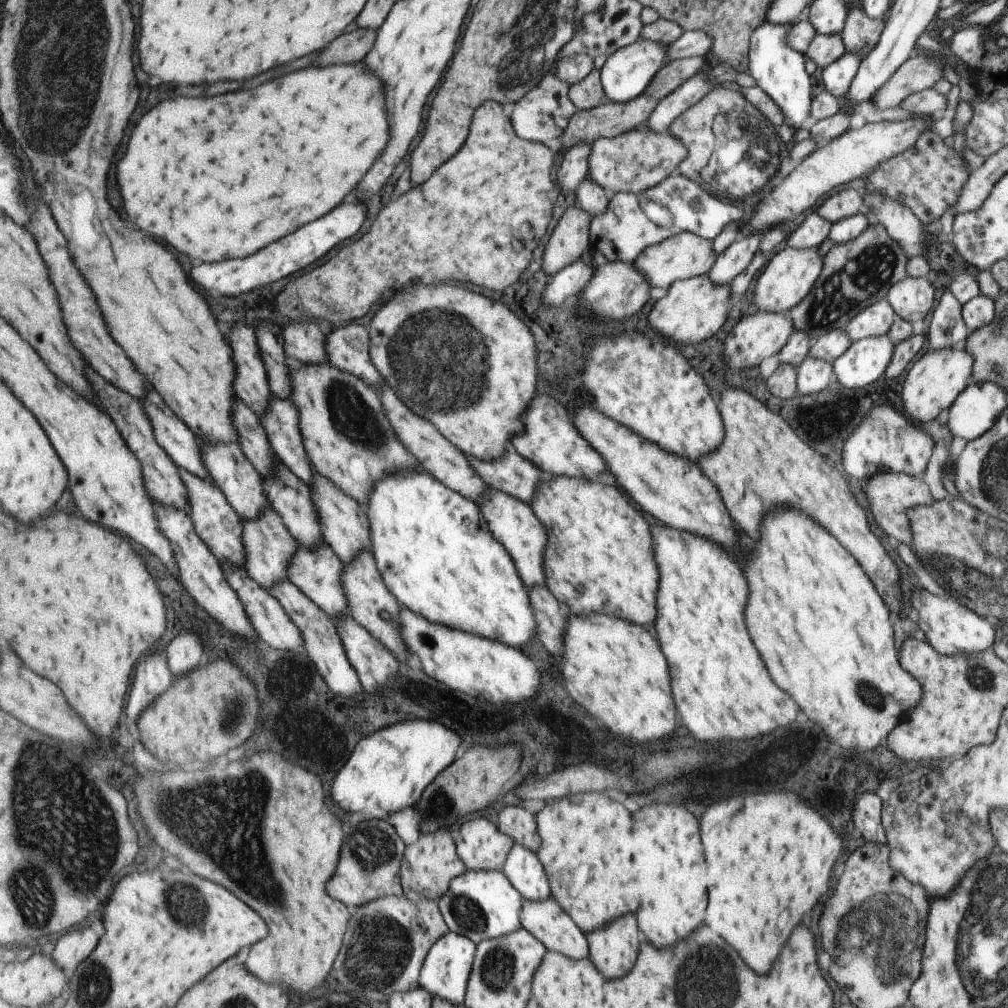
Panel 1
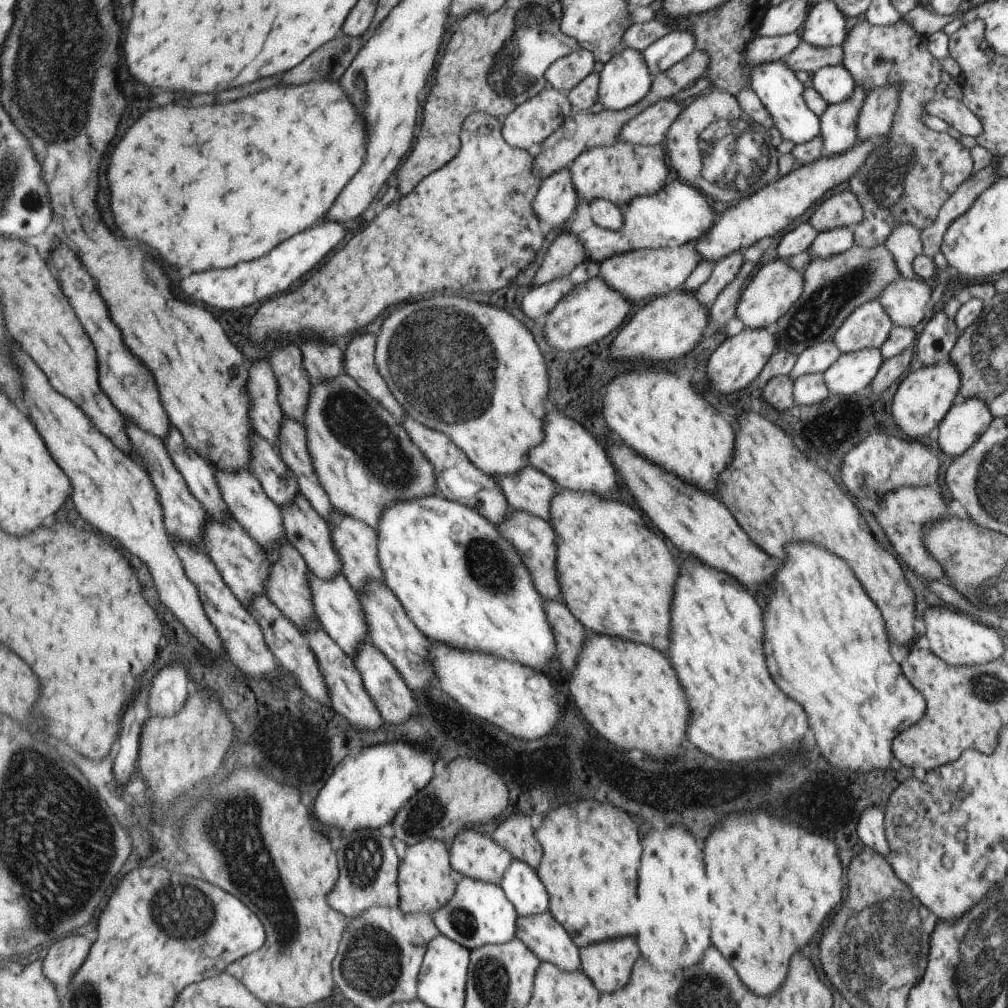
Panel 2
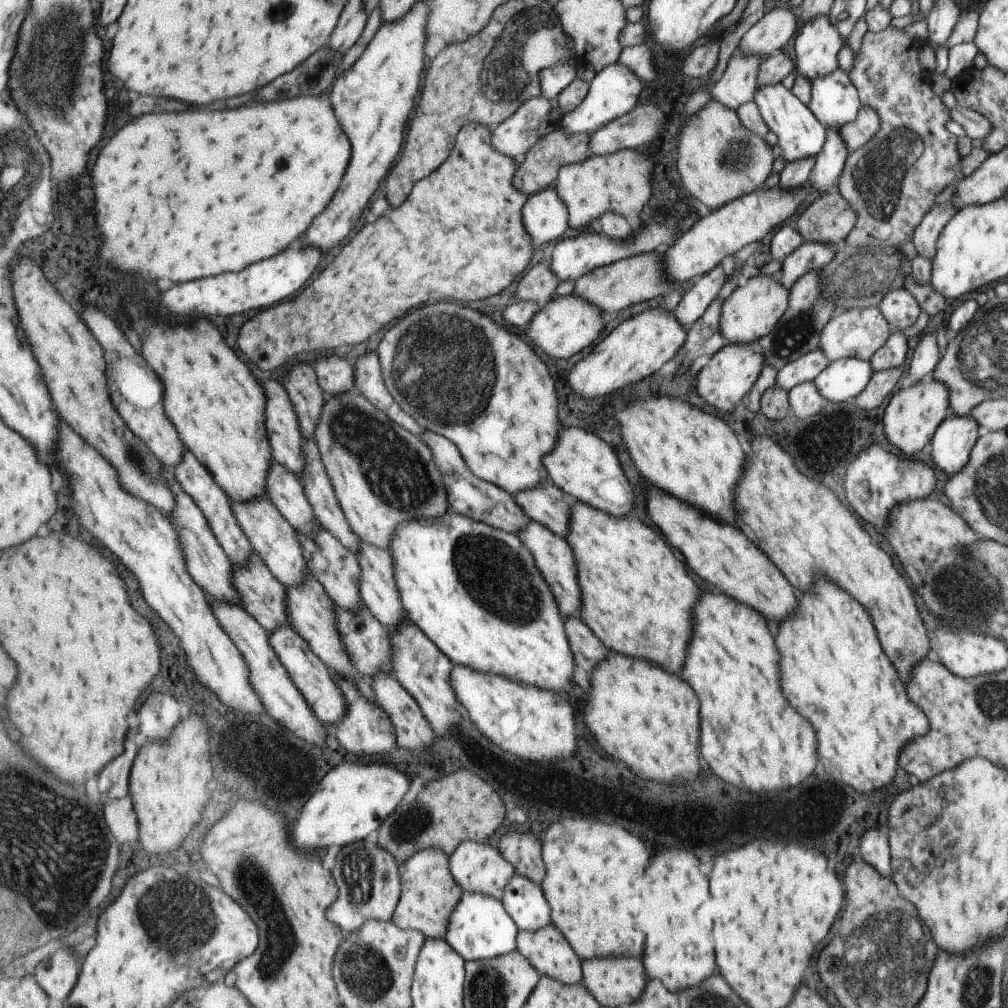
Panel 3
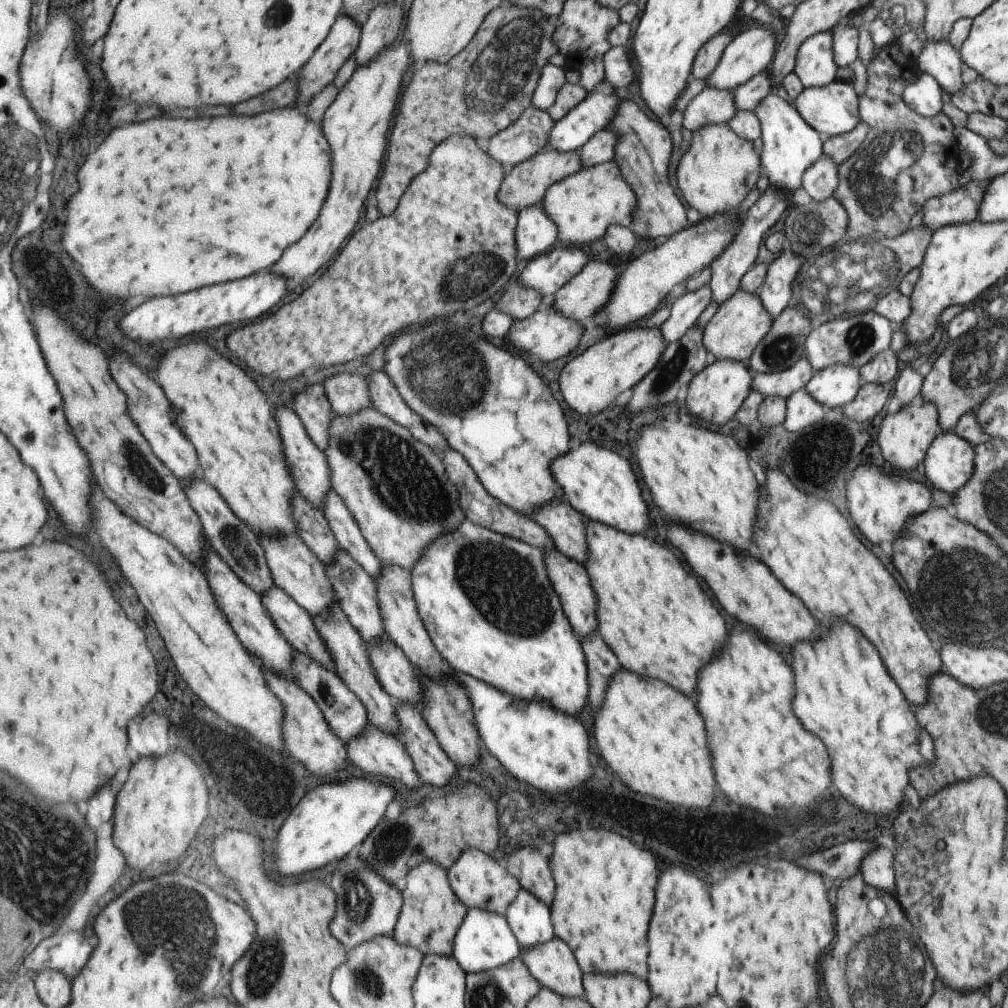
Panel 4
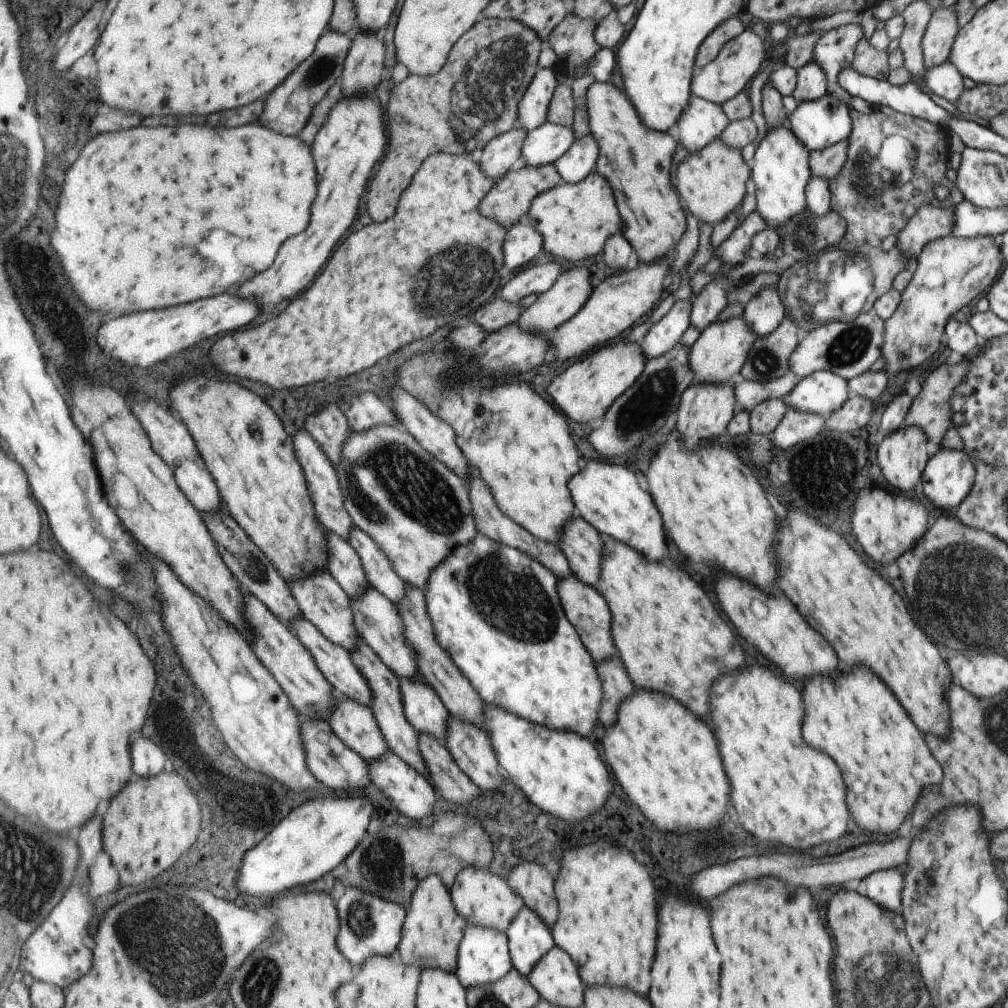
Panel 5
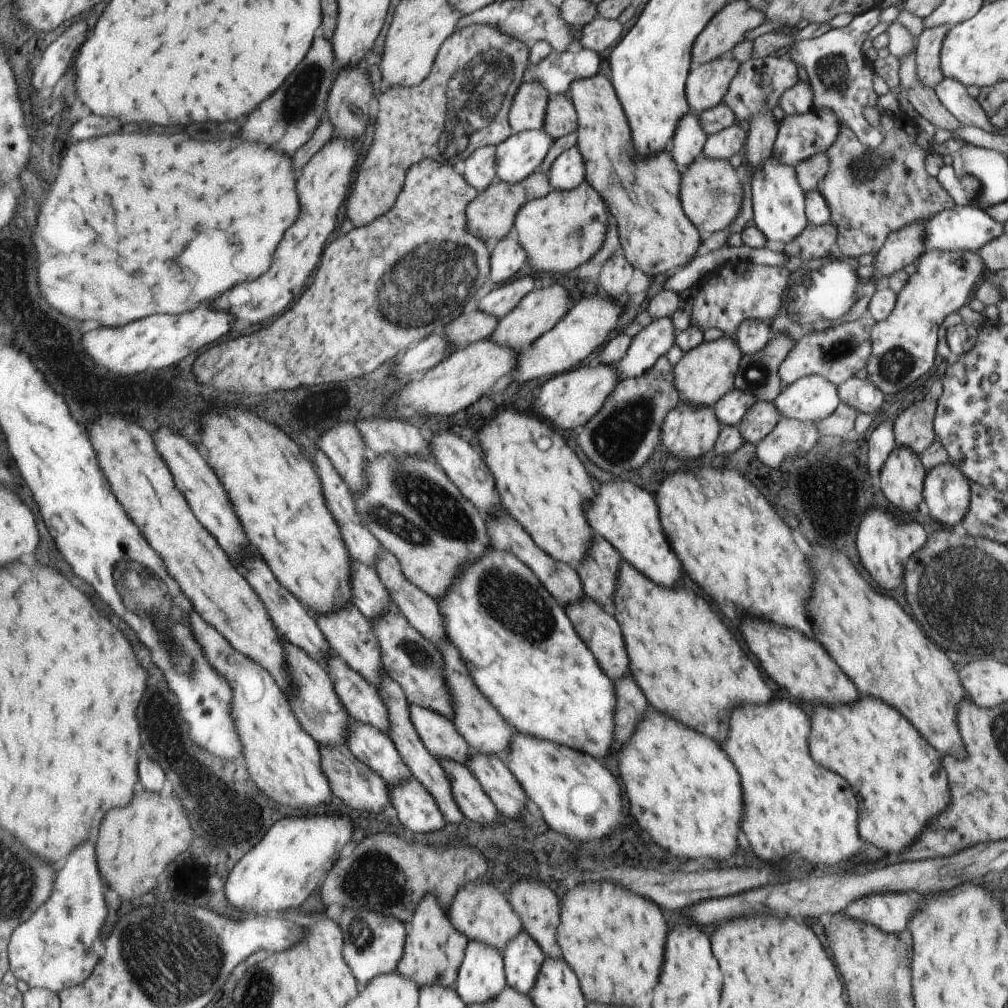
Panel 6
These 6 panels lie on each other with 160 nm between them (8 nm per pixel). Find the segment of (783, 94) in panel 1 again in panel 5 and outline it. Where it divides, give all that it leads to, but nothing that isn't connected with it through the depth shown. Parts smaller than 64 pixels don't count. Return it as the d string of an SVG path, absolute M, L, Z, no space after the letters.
M787 123L767 129L754 149L751 191L756 198L755 210L766 222L767 228L767 224L772 224L773 230L780 231L781 226L807 206L804 193L811 180L809 164L811 152L806 144L794 135Z

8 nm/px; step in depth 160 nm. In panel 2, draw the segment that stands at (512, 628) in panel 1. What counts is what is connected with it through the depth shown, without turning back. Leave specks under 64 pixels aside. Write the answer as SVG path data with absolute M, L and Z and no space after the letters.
M439 492L426 496L412 499L393 501L381 515L380 529L378 530L380 539L379 553L381 568L384 572L384 582L398 596L403 603L407 614L411 620L424 631L426 636L442 643L447 643L463 650L486 652L513 662L522 662L527 666L541 671L541 668L558 656L556 638L548 619L547 611L544 607L544 596L537 590L536 583L533 582L532 574L524 563L524 559L517 552L512 542L509 542L498 530L498 526L491 522L480 511L473 507L465 506L460 502L453 502L445 498Z

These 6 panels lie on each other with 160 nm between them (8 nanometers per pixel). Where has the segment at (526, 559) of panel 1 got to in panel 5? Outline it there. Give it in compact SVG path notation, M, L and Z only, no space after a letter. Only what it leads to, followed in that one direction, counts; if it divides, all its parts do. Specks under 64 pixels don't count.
M572 572L569 576L558 581L558 591L565 609L566 619L577 632L581 644L595 662L600 663L609 657L617 655L612 641L611 618L607 600L592 586L582 583Z

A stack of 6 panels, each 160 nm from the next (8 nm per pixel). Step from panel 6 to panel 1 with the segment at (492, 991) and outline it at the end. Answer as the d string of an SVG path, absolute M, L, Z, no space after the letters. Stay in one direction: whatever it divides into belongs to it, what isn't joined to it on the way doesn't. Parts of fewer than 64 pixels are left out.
M469 869L453 880L449 892L439 899L439 904L450 930L467 935L479 944L519 930L524 901L524 896L504 870Z

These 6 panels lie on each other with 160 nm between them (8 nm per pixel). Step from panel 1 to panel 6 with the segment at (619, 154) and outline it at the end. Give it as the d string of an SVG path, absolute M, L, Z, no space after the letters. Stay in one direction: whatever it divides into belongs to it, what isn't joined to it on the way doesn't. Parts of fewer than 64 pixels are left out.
M583 180L575 189L552 190L543 198L529 201L517 215L515 228L523 248L530 254L529 265L536 270L535 275L567 272L589 260L601 248L607 230L607 212L601 194Z

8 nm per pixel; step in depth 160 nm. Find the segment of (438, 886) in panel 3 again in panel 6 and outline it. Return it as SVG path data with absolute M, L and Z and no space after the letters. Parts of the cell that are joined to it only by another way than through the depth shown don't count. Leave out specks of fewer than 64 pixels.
M427 893L417 905L413 920L409 922L408 941L398 971L415 979L420 988L436 984L453 987L464 964L468 941L468 936L452 923L451 916L442 907L438 896Z

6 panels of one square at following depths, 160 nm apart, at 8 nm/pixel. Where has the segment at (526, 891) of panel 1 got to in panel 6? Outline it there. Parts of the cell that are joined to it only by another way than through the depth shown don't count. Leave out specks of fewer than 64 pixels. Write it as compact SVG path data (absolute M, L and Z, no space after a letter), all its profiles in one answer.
M523 928L504 950L508 984L531 997L533 986L547 959L542 946Z

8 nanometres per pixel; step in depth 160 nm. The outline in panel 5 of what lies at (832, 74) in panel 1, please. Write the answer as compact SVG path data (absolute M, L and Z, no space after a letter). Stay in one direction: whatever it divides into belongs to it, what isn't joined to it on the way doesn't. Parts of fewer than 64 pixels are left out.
M823 95L812 101L801 101L790 116L787 124L794 135L806 144L810 150L825 148L840 140L847 139L852 129L852 120L849 117L851 110L844 102L831 95Z

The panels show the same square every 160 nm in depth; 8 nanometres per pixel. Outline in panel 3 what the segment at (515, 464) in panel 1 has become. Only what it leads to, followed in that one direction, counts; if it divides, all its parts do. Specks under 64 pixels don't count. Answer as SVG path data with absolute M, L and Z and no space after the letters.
M549 476L535 488L517 493L515 499L533 521L548 526L562 537L565 536L571 500Z

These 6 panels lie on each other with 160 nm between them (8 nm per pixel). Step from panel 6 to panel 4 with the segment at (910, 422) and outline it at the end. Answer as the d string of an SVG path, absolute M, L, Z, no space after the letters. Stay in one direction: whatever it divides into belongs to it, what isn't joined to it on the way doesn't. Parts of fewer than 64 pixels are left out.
M950 341L947 348L938 354L933 362L934 364L931 366L931 370L929 370L922 379L919 392L924 401L932 402L936 406L938 410L938 425L941 425L942 432L953 431L959 418L963 416L963 414L977 409L981 401L995 388L993 382L975 388L961 388L961 386L957 386L957 384L953 382L953 376L951 376L951 366L953 366L955 350L957 350L957 342Z

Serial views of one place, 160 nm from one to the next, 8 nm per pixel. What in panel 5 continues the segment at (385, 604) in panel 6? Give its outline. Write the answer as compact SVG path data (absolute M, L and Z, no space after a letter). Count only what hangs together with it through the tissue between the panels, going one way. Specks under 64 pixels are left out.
M327 528L325 530L328 546L327 569L351 599L357 598L371 585L360 554L347 539Z

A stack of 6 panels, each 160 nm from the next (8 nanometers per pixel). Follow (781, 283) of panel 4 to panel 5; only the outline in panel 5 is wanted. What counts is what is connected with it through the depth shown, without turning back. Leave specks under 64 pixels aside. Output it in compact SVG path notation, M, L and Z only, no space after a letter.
M775 287L760 288L745 304L742 319L757 337L768 335L788 315Z

